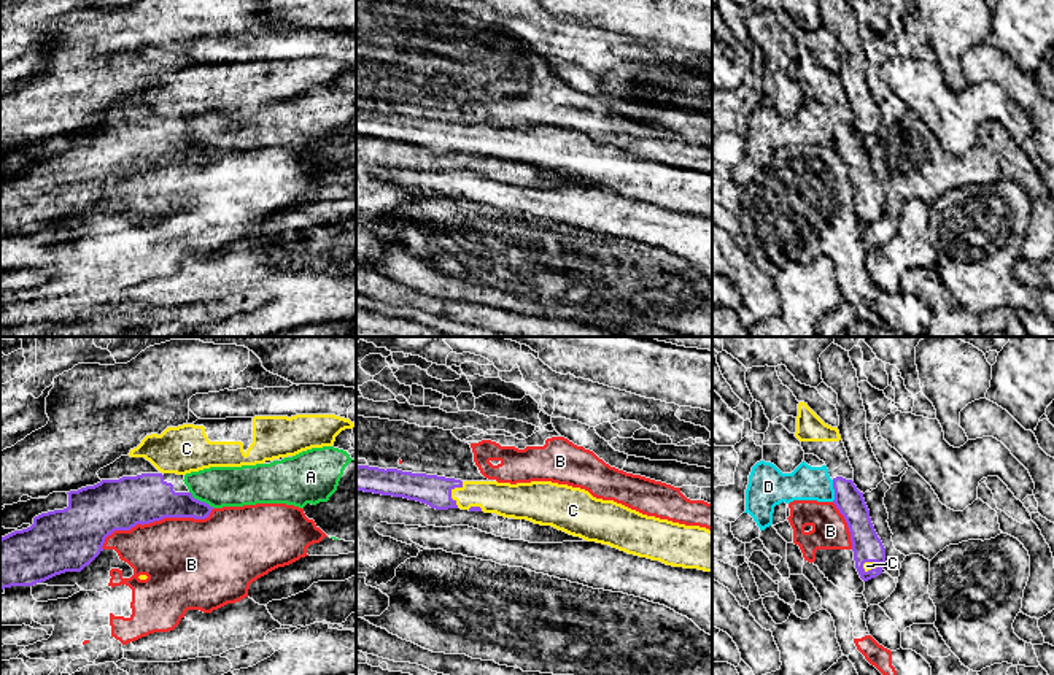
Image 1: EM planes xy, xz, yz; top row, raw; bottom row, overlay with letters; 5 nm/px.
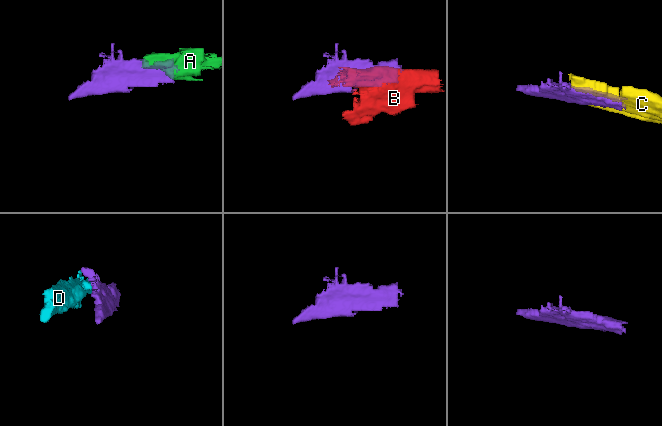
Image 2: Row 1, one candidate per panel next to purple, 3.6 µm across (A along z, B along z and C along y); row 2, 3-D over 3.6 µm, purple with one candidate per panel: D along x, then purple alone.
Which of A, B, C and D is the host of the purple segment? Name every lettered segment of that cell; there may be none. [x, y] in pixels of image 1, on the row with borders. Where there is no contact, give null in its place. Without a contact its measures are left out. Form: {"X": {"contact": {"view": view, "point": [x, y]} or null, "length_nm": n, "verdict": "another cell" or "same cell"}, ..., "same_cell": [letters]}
{"A": {"contact": {"view": "xy", "point": [199, 501]}, "length_nm": 150, "verdict": "another cell"}, "B": {"contact": {"view": "xy", "point": [156, 520]}, "length_nm": 600, "verdict": "another cell"}, "C": {"contact": {"view": "xz", "point": [450, 493]}, "length_nm": 140, "verdict": "same cell"}, "D": {"contact": {"view": "yz", "point": [835, 491]}, "length_nm": 110, "verdict": "another cell"}, "same_cell": ["C"]}

